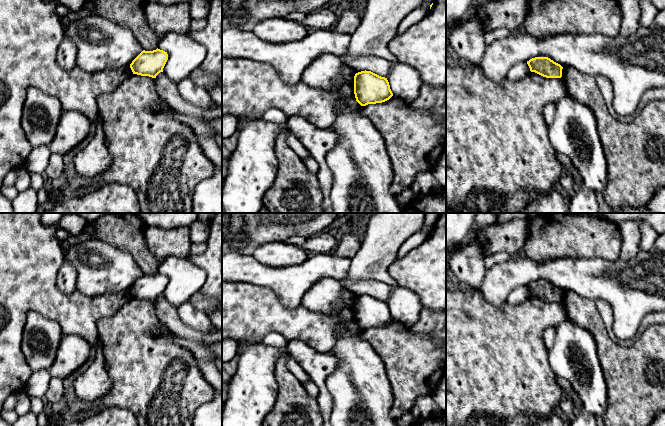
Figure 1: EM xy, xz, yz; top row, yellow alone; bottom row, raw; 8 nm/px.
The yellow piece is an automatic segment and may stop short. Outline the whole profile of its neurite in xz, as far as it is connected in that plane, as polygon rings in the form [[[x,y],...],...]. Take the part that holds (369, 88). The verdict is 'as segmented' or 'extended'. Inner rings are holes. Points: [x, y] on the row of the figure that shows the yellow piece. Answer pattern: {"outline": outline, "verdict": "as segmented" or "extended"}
{"outline": [[[366,70],[355,74],[354,94],[361,106],[382,103],[393,96],[387,78]]], "verdict": "as segmented"}

